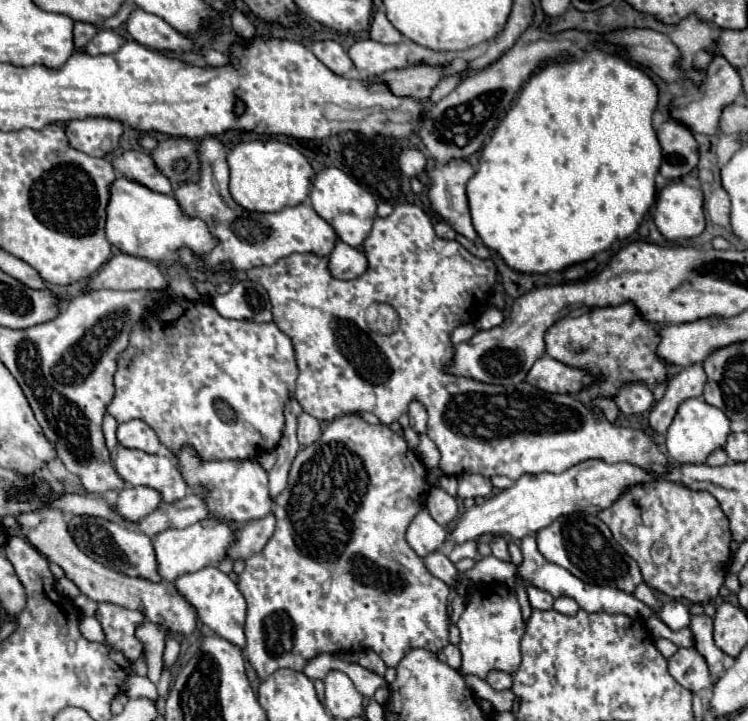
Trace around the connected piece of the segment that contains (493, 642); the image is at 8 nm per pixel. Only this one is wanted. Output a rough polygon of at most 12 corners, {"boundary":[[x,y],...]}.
{"boundary":[[471,587],[461,673],[515,673],[525,625],[515,591]]}

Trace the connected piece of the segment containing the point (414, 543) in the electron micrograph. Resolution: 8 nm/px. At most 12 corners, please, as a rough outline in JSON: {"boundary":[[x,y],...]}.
{"boundary":[[425,507],[409,523],[405,539],[417,555],[441,549],[447,531]]}

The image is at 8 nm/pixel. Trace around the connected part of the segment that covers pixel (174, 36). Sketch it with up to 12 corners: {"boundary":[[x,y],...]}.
{"boundary":[[133,9],[129,35],[151,49],[189,51],[191,41],[161,17]]}

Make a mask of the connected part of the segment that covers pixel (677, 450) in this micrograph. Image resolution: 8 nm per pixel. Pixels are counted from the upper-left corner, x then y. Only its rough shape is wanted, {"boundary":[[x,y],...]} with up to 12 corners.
{"boundary":[[685,399],[667,453],[699,465],[721,449],[731,421],[705,399]]}

